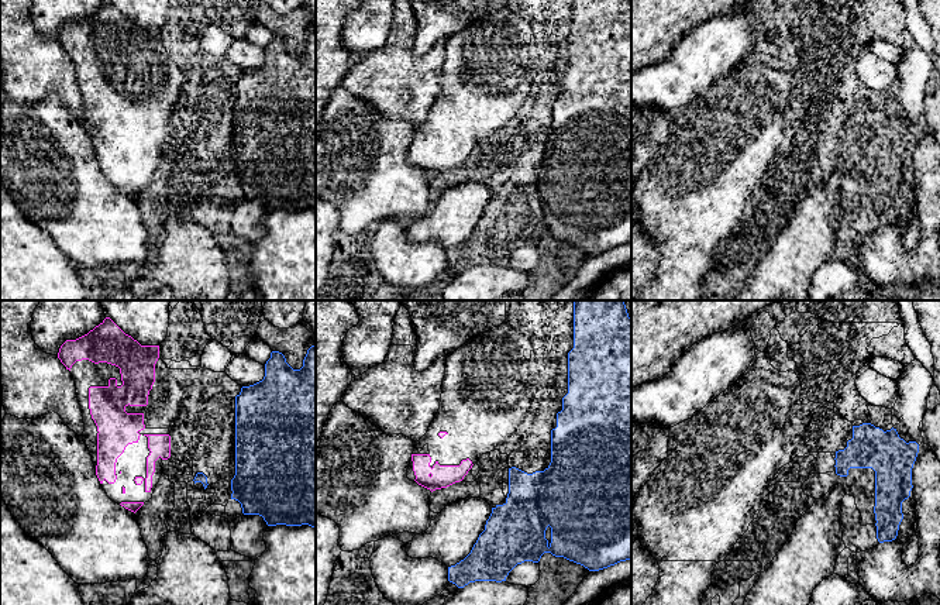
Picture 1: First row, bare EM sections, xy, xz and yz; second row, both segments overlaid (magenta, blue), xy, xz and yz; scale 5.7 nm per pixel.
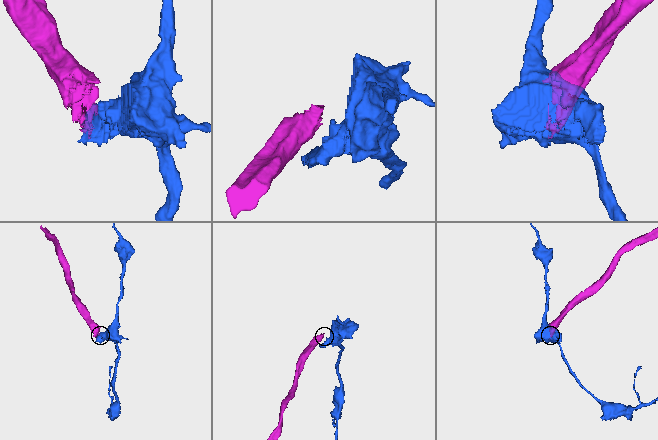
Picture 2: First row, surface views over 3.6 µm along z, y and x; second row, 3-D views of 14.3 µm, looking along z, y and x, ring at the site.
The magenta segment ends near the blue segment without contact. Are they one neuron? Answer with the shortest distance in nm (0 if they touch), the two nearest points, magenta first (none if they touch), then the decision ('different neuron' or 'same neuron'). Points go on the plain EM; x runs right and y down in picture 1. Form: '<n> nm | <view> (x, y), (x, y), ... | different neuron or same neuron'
180 nm | xy (169, 140), (196, 158) | different neuron

